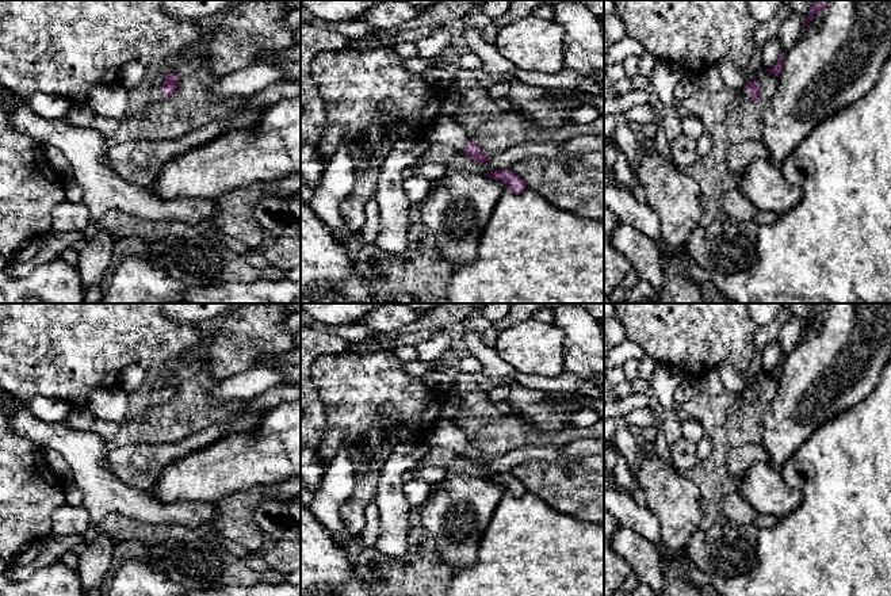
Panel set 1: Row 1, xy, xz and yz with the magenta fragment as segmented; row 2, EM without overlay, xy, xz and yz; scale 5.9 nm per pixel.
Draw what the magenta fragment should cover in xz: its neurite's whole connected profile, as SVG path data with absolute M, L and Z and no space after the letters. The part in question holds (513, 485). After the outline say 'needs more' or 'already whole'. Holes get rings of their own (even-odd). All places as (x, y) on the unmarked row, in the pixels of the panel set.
M496 473L485 477L486 480L500 484L515 497L520 497L527 492L525 485L510 473Z; already whole

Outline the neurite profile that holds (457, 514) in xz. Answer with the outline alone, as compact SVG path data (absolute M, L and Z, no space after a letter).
M455 474L446 477L424 503L421 526L432 535L437 553L454 570L471 568L486 527L505 493L505 488L485 477Z

